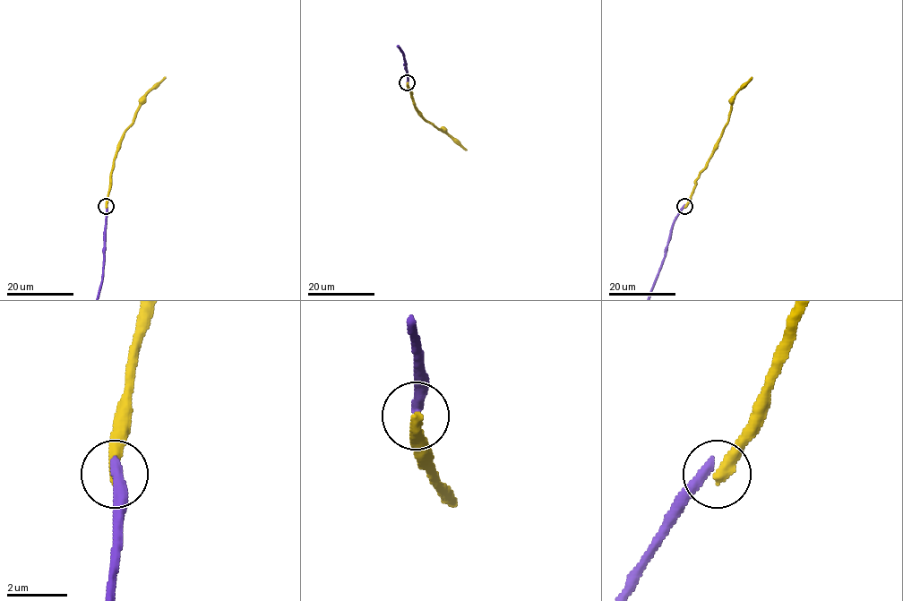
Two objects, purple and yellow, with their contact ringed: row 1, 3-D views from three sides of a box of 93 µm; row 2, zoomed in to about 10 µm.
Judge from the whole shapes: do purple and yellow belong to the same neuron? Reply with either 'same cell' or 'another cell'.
another cell

